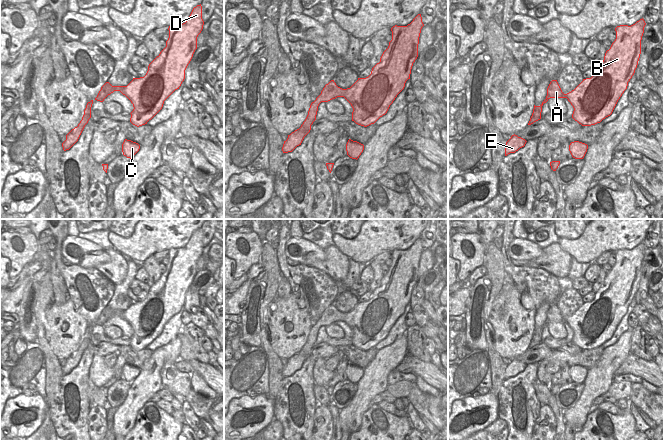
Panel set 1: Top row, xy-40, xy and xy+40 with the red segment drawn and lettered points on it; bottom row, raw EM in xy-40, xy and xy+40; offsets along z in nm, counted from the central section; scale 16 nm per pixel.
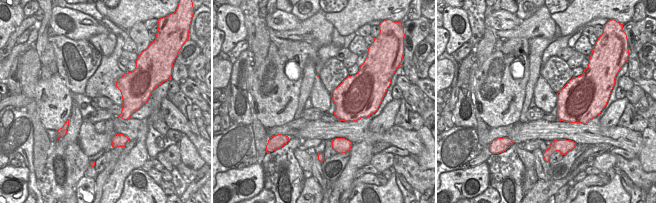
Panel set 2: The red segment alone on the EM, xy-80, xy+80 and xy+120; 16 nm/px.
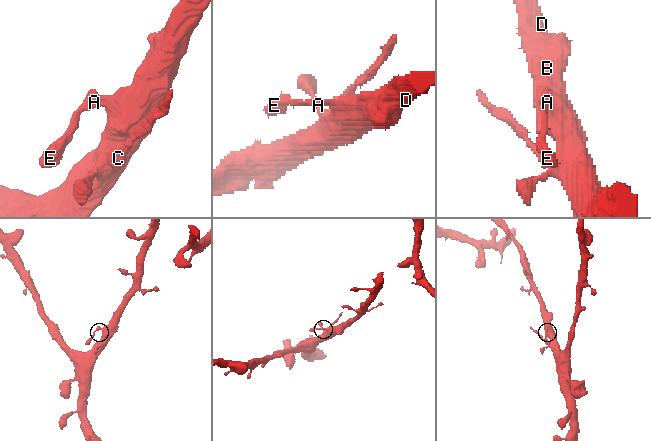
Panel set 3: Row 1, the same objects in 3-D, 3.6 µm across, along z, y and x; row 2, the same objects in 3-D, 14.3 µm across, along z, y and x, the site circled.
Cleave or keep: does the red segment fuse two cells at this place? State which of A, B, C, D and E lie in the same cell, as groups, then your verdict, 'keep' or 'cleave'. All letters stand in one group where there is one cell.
groups A B C D E; keep

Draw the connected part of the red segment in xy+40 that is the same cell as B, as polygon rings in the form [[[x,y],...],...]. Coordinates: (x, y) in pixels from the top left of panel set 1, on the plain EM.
[[[642,242],[631,250],[617,250],[616,263],[595,298],[571,316],[564,318],[557,304],[552,304],[546,323],[540,330],[534,329],[528,349],[541,343],[542,330],[550,322],[567,322],[574,332],[572,342],[582,350],[595,349],[610,340],[637,292],[645,249]]]

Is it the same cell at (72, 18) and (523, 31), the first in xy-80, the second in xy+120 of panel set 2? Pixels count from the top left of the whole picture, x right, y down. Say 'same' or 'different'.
different

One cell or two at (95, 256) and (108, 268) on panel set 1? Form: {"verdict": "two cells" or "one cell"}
{"verdict": "two cells"}

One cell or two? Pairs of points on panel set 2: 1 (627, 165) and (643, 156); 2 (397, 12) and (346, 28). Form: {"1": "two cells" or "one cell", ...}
{"1": "two cells", "2": "one cell"}

